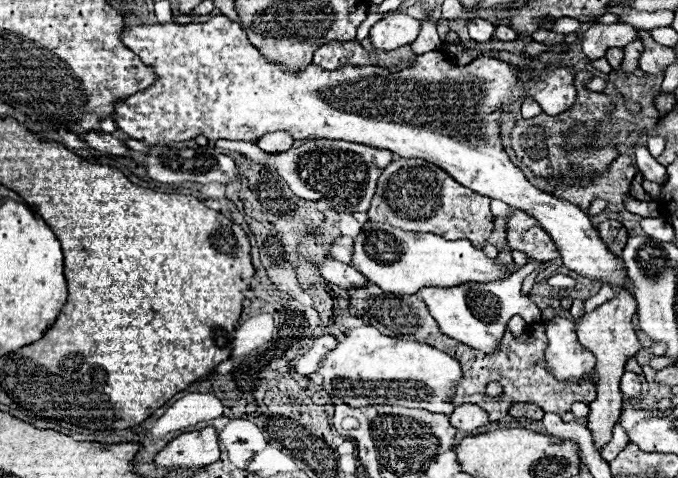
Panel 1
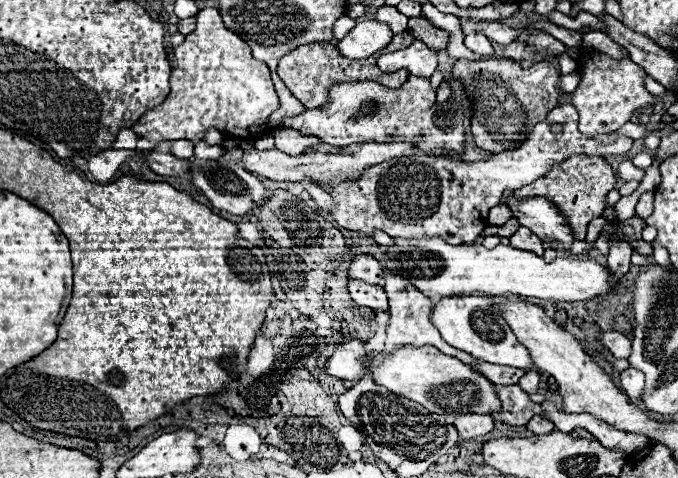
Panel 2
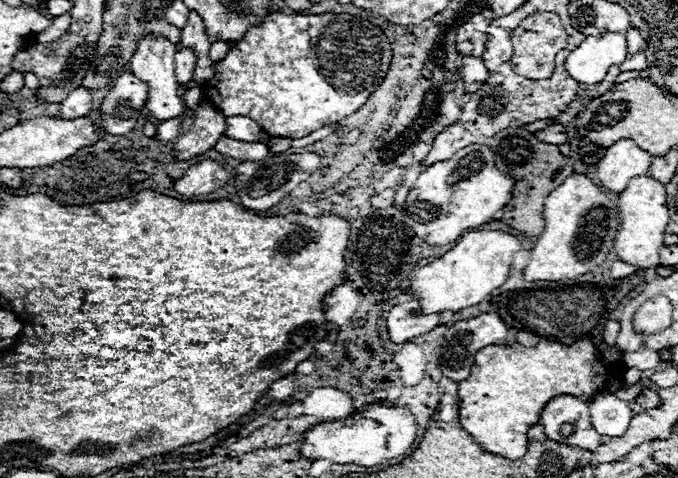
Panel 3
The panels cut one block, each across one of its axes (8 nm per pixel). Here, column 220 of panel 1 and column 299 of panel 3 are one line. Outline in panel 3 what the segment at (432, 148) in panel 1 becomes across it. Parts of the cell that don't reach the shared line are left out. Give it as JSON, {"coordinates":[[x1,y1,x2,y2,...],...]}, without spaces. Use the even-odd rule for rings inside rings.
{"coordinates":[[272,12,264,24,250,28,250,32,230,46,224,60,216,62,214,76,204,84,206,98,224,116,248,116,258,122,270,136,276,138,304,138,310,132,338,124,350,112,356,112,380,86,380,80,390,68,392,50,384,32,368,20,352,14,284,14]]}

